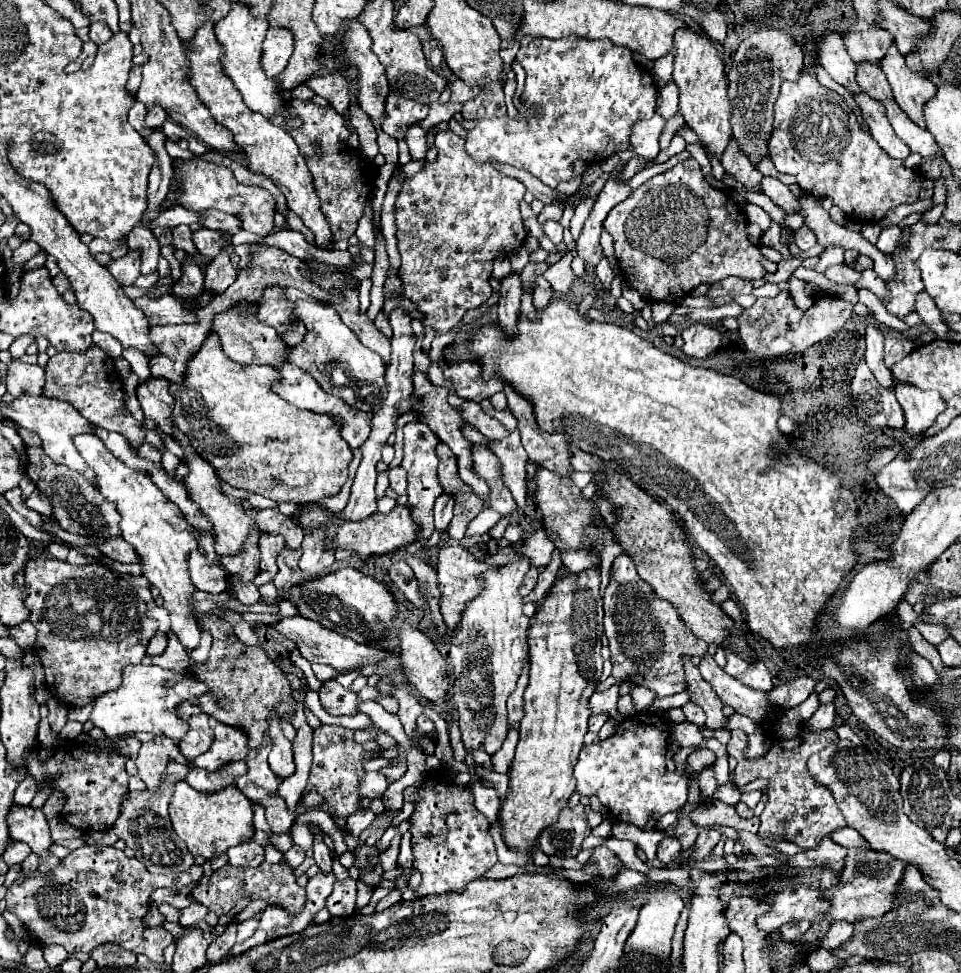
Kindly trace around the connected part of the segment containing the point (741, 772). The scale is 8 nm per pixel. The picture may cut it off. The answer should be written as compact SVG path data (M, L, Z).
M774 707L768 717L764 717L764 721L760 723L762 727L770 727L768 729L768 741L770 741L770 749L766 755L750 759L746 757L746 747L748 747L748 739L746 733L742 729L734 729L732 731L732 739L726 745L727 753L730 757L736 759L734 775L736 785L746 785L758 777L764 777L770 781L768 785L768 803L764 813L760 815L760 831L758 835L762 835L766 841L776 841L778 835L782 833L782 841L788 843L796 843L802 849L810 849L814 845L818 845L818 841L826 835L830 835L834 829L844 827L846 821L832 797L832 793L822 787L816 785L816 781L808 775L806 769L806 761L812 753L824 749L830 743L838 741L838 735L834 733L834 729L824 729L820 733L816 731L800 731L796 737L792 739L784 739L784 737L776 737L774 733L774 725L782 719L784 709Z

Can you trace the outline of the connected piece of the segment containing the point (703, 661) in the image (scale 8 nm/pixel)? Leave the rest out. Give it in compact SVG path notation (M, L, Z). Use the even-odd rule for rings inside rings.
M704 653L700 657L700 665L698 669L702 671L702 677L706 681L710 681L714 693L718 693L720 701L724 705L730 705L736 709L736 713L742 713L746 717L750 717L752 721L762 721L762 717L766 715L768 707L772 707L772 703L766 699L766 695L762 691L750 689L746 685L742 685L738 679L726 675L714 661L714 657L710 653Z

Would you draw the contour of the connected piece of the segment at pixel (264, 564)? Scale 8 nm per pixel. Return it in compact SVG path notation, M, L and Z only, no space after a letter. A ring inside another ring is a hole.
M262 533L260 537L260 571L258 575L254 577L254 583L256 585L262 585L262 583L268 583L274 579L274 575L278 573L278 567L276 567L276 555L284 549L284 537L278 535L278 533Z

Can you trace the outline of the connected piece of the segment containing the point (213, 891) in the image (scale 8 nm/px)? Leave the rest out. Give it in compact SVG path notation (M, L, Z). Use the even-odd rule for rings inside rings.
M262 861L258 867L234 867L234 865L224 865L216 869L210 877L202 877L196 887L190 891L190 897L202 905L206 905L210 911L216 915L226 915L230 909L236 907L236 903L244 897L250 897L252 901L262 899L268 905L278 905L282 907L288 915L298 915L302 913L306 905L306 889L296 883L294 869L286 865L284 861L272 865Z

